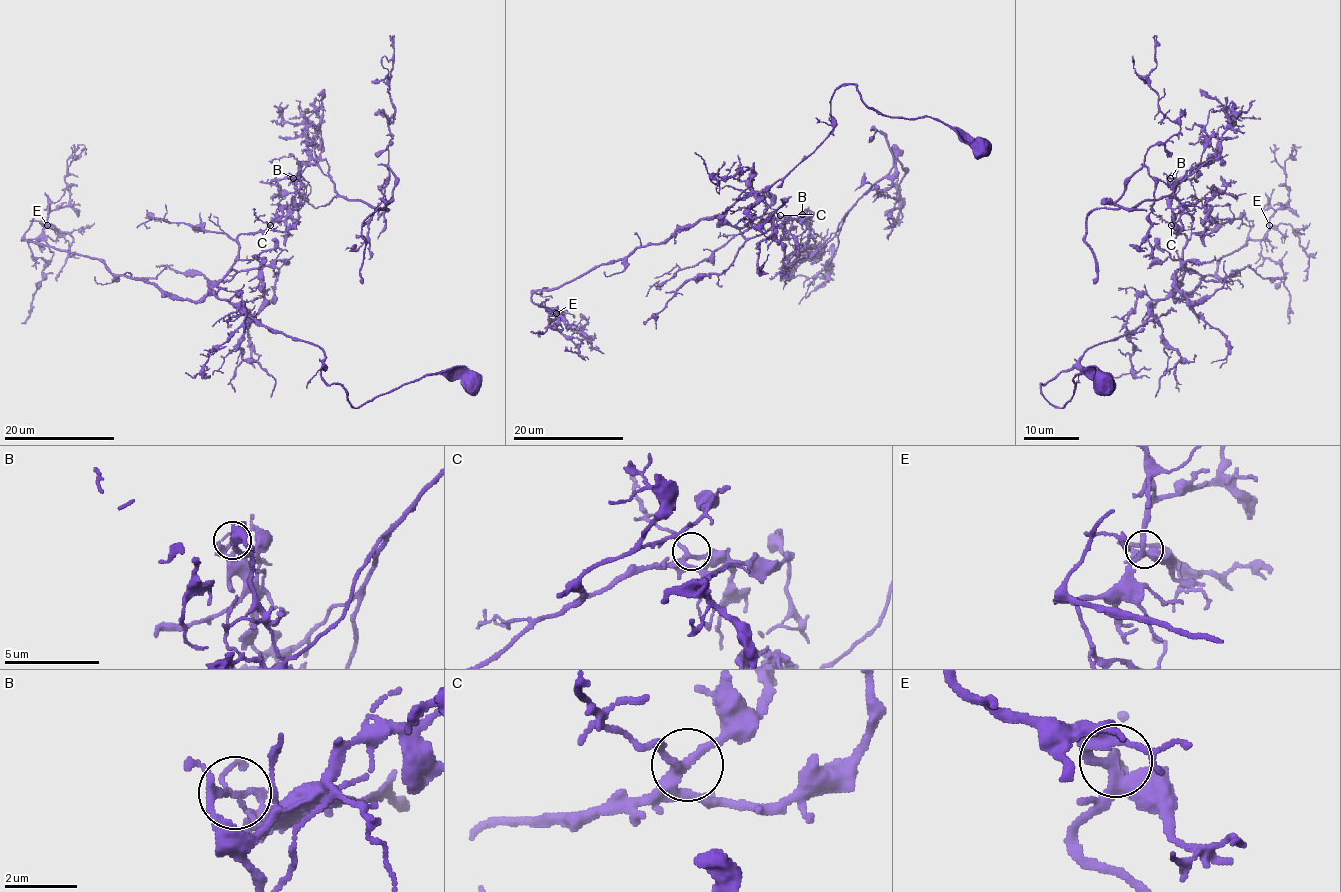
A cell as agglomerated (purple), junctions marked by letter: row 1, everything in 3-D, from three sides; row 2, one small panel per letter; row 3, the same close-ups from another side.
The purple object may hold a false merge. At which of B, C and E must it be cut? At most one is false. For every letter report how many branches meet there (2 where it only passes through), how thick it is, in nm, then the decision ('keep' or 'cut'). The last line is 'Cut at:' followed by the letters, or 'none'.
B: 4 branches meet; 150 nm thick; cut
C: 4 branches meet; 260 nm thick; keep
E: 4 branches meet; 240 nm thick; keep
Cut at: B

